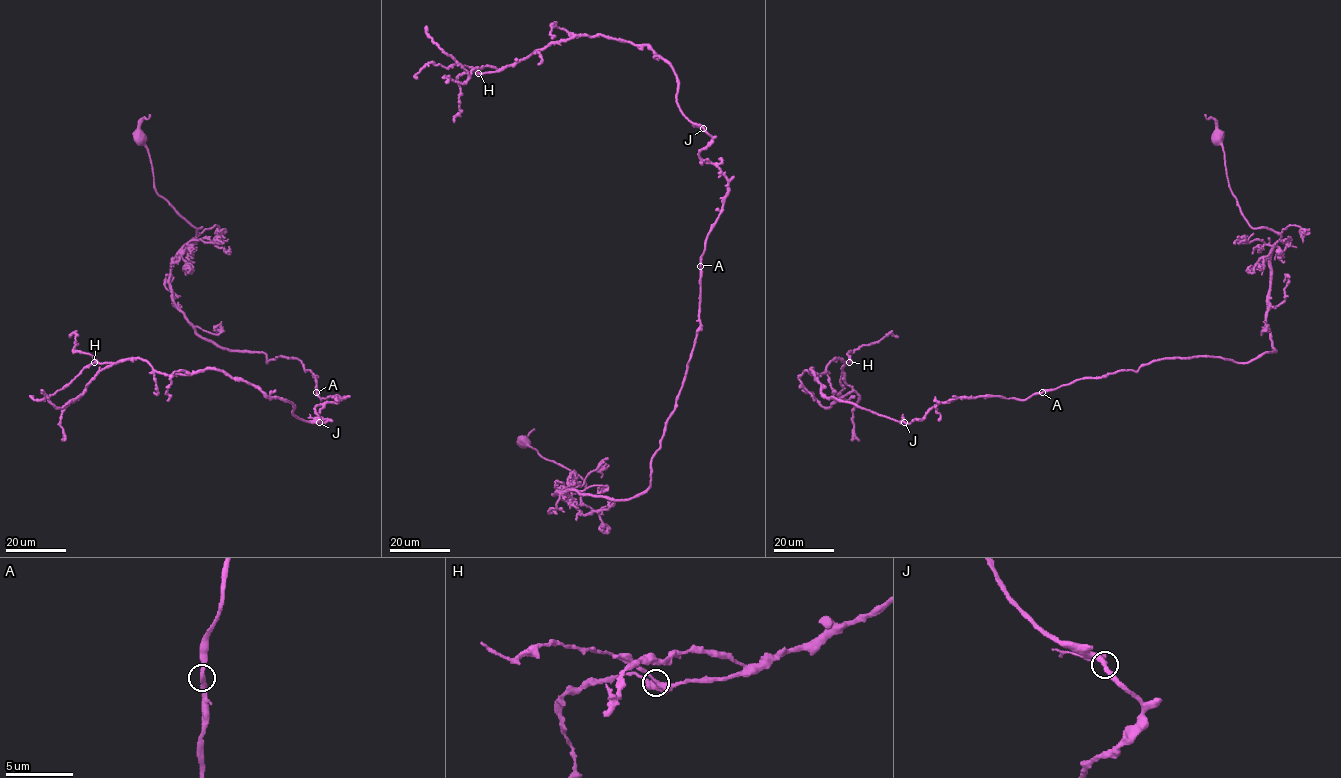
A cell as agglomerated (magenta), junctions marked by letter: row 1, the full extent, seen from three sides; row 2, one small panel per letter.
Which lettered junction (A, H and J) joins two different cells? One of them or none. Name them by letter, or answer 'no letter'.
no letter

